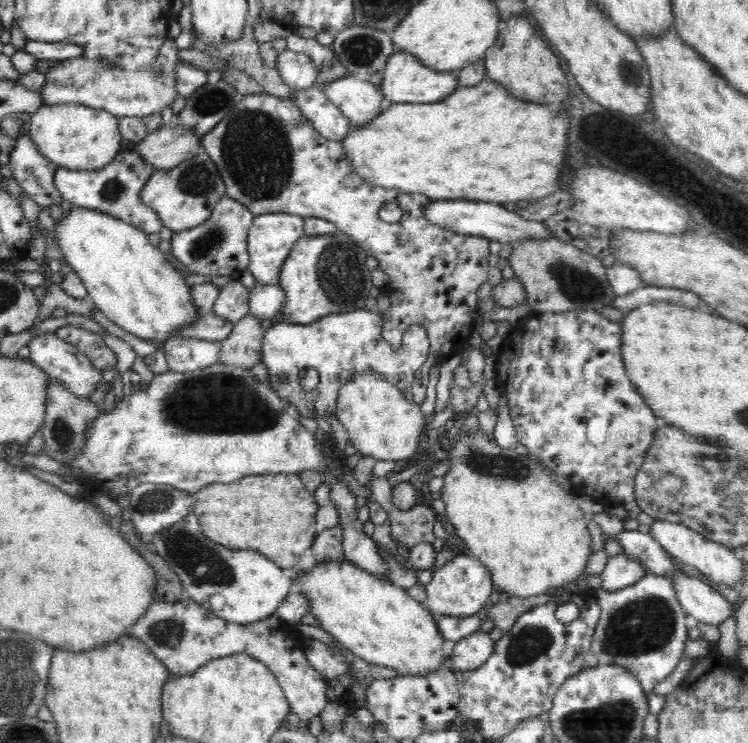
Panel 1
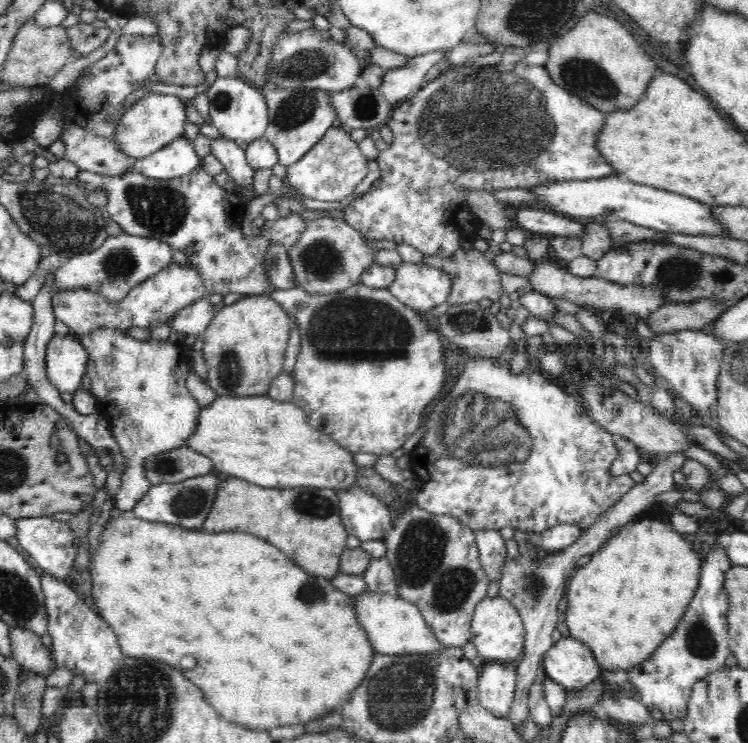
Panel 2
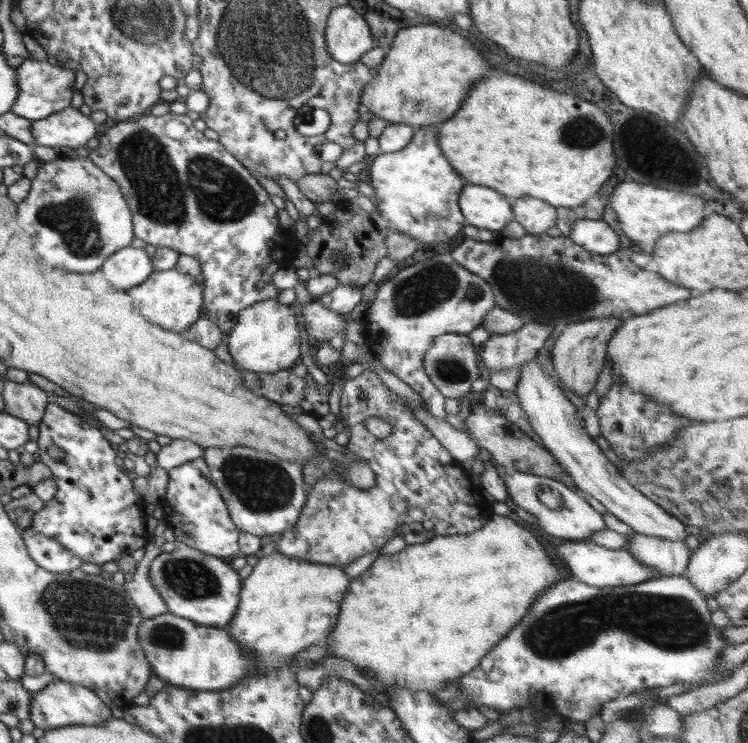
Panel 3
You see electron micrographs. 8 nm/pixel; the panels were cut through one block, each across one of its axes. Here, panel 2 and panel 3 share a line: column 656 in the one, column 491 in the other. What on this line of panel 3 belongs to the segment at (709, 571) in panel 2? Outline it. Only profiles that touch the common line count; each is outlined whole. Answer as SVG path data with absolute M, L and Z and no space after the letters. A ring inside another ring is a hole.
M683 574L678 576L664 576L650 579L638 584L620 585L615 587L598 588L590 584L582 584L576 579L564 579L559 583L553 584L548 588L548 592L542 592L536 598L536 604L528 610L528 614L516 624L516 628L512 628L508 632L508 636L504 636L495 647L491 648L492 652L488 652L488 656L484 656L484 660L476 666L472 672L460 675L458 679L458 688L460 689L460 698L465 700L465 708L477 708L484 704L492 710L499 713L506 713L512 708L522 708L530 702L528 699L528 690L532 692L546 692L546 694L562 694L564 700L568 700L572 704L572 720L588 720L590 717L600 716L602 706L614 698L620 696L628 696L632 692L643 691L654 687L667 687L676 683L699 683L703 684L717 683L725 679L732 672L719 672L718 658L726 646L720 629L713 626L711 621L711 612L708 609L705 597L694 588L694 585Z

